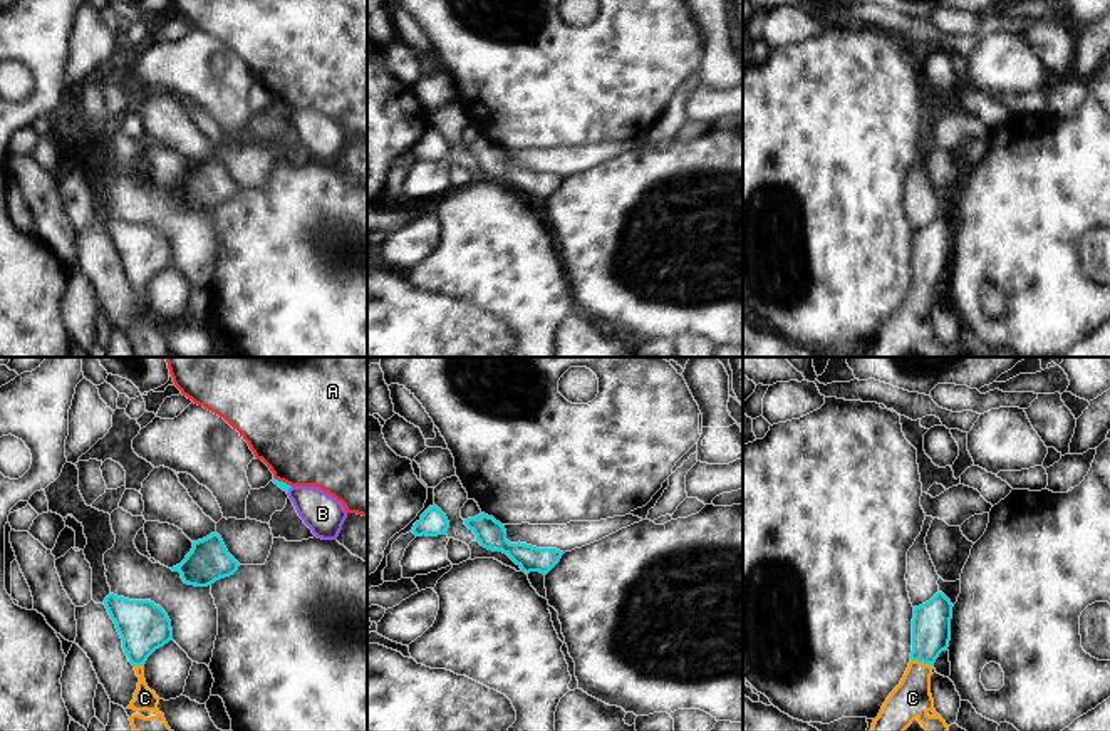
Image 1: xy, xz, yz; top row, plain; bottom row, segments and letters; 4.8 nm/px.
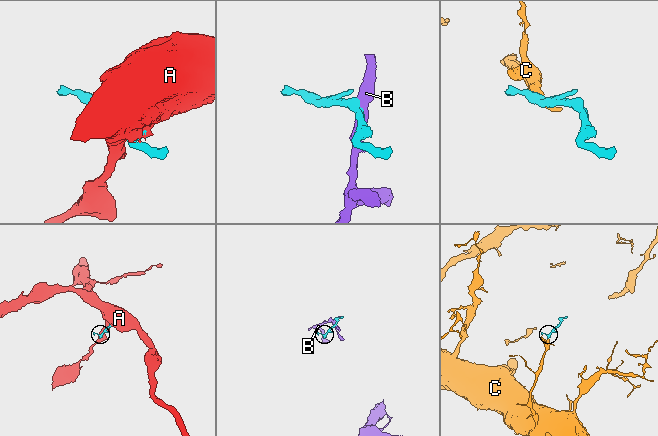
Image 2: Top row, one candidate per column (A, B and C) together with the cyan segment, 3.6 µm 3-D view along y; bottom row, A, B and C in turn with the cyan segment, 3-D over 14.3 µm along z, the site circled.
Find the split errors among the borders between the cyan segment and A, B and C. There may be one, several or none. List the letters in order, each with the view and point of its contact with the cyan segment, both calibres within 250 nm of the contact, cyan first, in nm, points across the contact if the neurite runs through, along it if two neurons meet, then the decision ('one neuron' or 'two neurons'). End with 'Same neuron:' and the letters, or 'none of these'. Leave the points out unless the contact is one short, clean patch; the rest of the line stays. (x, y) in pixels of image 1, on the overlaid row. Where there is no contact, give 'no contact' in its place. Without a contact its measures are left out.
A: contact xy (282, 482); calibres 40 and 480 nm; two neurons
B: contact xy (289, 488); calibres 40 and 190 nm; border xy (292, 487), (287, 493); two neurons
C: contact yz (921, 661); calibres 190 and 180 nm; way yz (931, 626), (931, 636), (921, 661), (912, 698); one neuron
Same neuron: C

